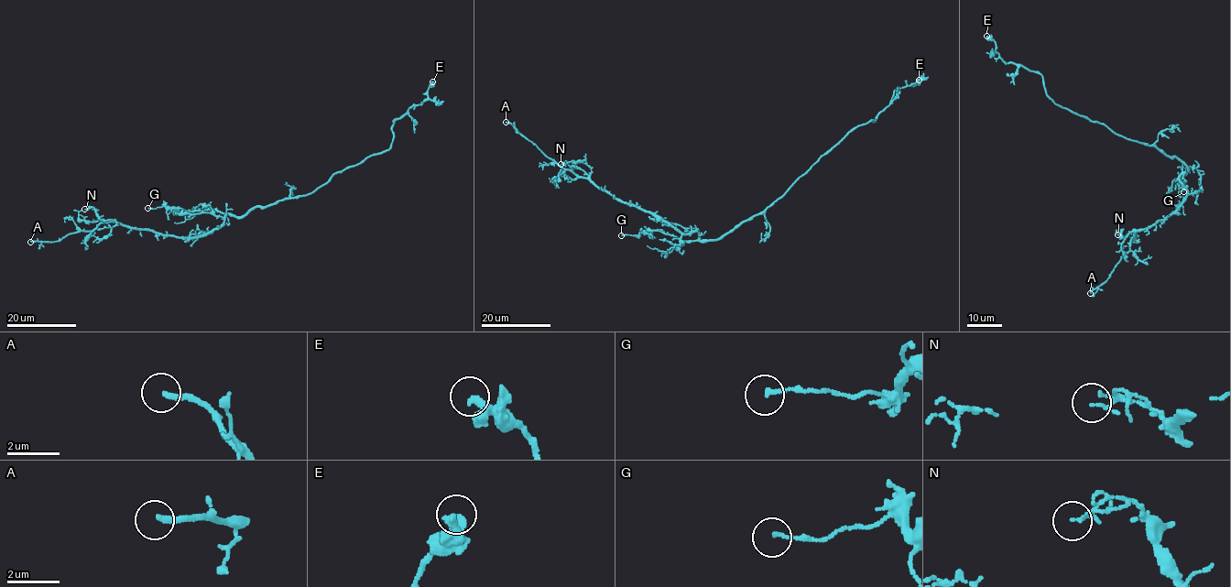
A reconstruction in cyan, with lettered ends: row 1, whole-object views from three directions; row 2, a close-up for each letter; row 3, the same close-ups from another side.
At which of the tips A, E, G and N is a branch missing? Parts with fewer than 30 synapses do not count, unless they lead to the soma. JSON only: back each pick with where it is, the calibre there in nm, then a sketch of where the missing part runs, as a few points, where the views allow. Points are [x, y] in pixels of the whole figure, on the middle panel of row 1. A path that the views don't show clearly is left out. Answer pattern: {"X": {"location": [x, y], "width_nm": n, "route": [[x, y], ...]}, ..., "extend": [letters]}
{"A": {"location": [506, 122], "width_nm": 220}, "extend": ["A"]}

